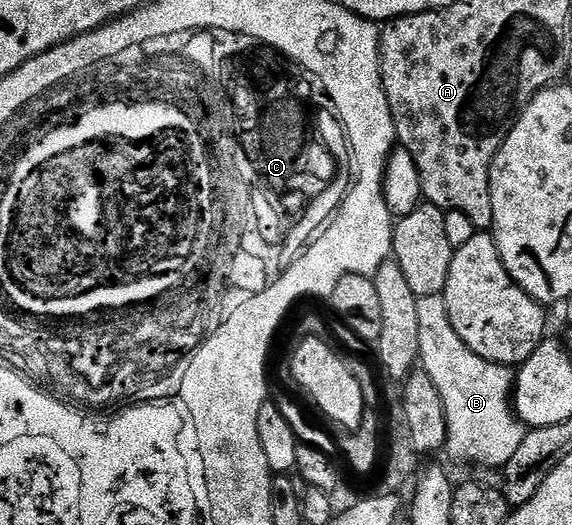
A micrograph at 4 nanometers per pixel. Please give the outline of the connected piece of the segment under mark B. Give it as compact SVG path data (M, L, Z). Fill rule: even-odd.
M427 295L426 297L417 298L417 306L419 307L419 351L421 352L419 358L420 368L427 371L427 375L431 375L431 383L435 383L435 387L439 391L439 395L443 399L443 407L447 415L447 431L449 437L445 440L445 449L457 461L462 461L465 465L482 465L485 469L497 469L497 471L504 470L505 465L511 459L511 455L515 455L515 450L518 449L519 443L523 443L527 429L522 424L520 418L514 412L514 406L511 404L511 398L514 390L515 373L510 366L496 365L487 359L483 359L479 355L475 355L461 339L459 335L455 335L455 329L451 327L451 321L447 319L447 303L442 295Z

